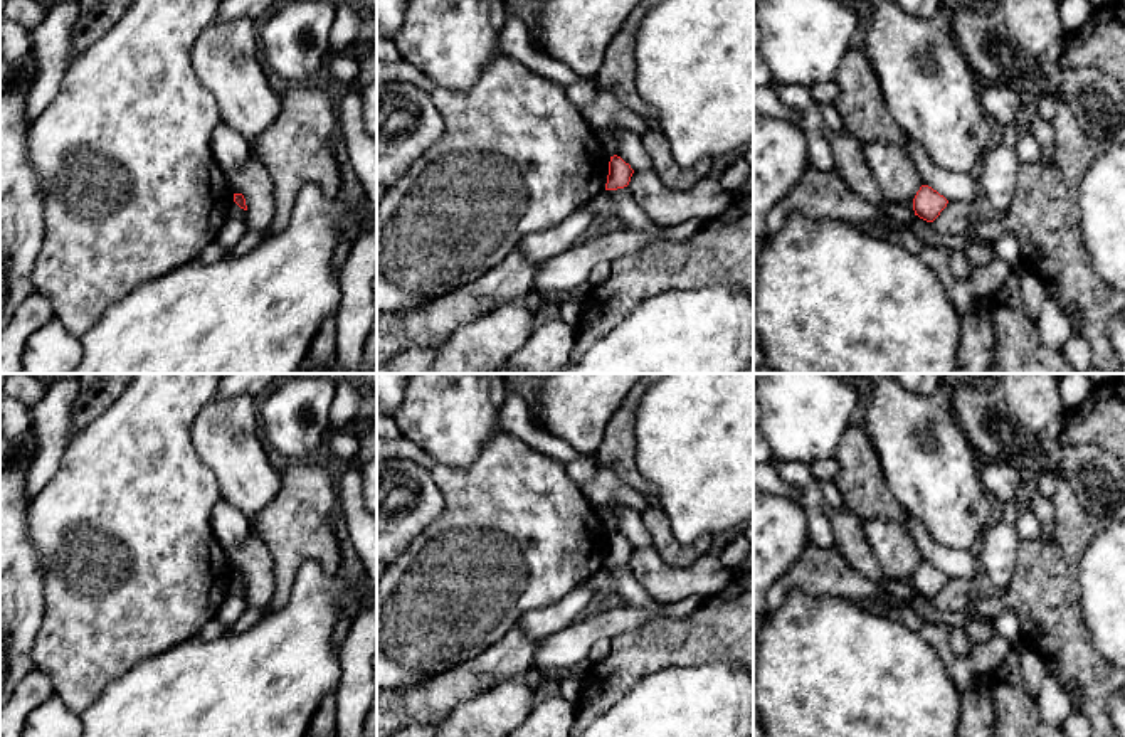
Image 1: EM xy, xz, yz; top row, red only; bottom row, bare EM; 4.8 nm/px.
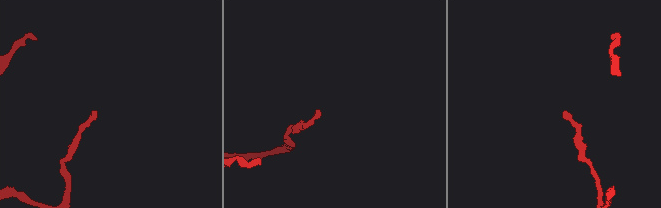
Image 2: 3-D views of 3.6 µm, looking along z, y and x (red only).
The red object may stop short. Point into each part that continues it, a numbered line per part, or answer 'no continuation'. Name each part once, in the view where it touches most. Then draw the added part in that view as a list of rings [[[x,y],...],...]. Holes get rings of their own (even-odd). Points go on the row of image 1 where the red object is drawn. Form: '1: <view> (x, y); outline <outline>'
no continuation

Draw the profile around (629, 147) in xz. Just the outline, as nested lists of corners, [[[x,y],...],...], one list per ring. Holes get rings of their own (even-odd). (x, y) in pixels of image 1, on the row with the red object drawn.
[[[614,126],[612,140],[615,143],[615,155],[629,163],[634,172],[652,168],[651,156],[644,148],[639,135],[621,126]]]

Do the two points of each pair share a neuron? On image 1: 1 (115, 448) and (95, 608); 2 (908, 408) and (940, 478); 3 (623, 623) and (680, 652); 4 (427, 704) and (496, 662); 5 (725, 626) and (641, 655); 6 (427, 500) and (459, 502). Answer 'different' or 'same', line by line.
1: same
2: same
3: different
4: same
5: same
6: different

